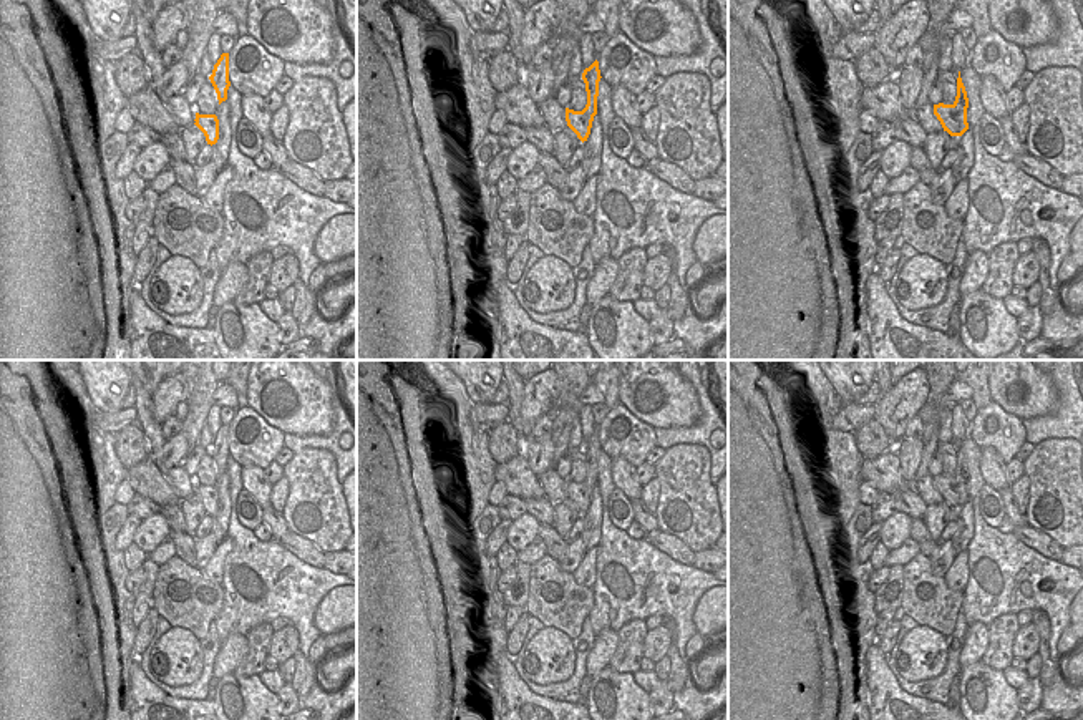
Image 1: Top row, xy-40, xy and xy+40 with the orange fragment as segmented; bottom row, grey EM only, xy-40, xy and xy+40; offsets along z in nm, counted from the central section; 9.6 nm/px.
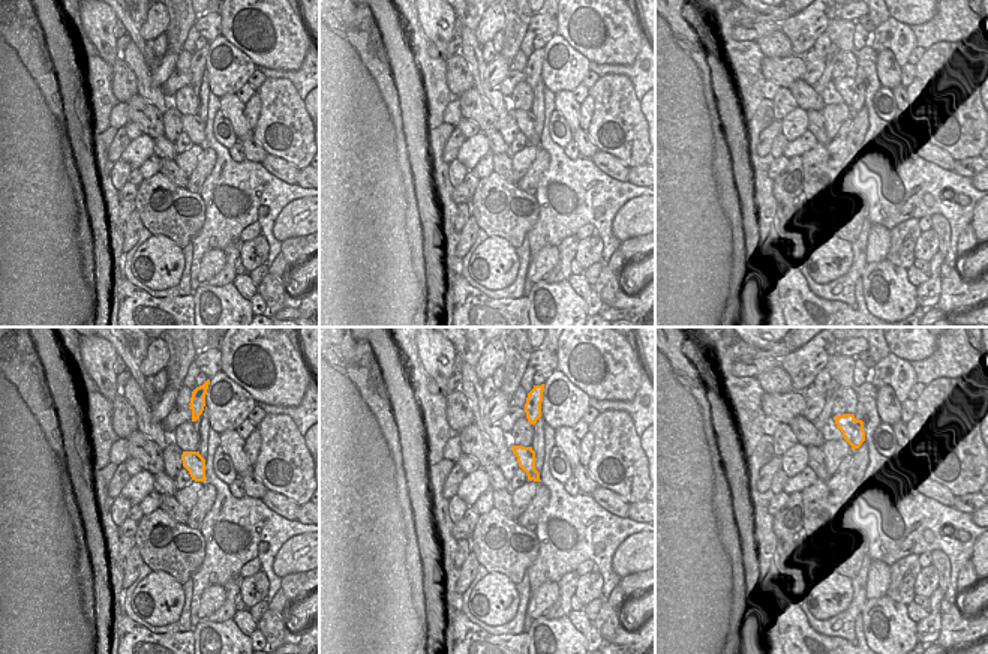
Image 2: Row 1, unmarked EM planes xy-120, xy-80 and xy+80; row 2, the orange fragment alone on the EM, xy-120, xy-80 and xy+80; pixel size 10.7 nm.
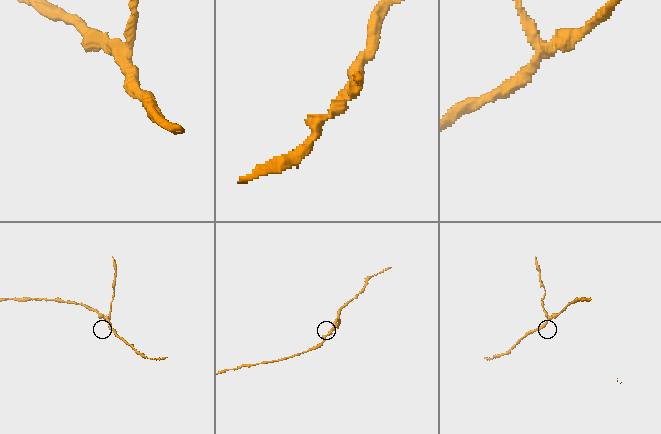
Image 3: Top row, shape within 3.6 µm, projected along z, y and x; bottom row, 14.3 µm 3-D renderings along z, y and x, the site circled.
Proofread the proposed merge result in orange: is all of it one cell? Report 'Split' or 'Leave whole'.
Split.

